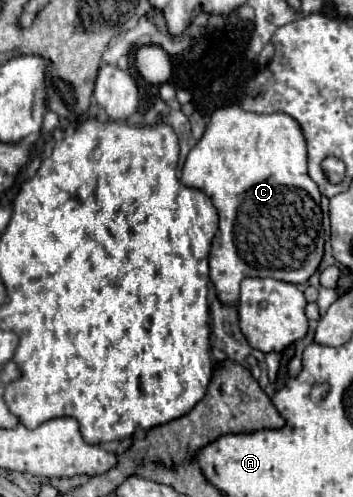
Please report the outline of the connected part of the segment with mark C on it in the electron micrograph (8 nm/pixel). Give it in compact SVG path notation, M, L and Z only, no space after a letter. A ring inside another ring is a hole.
M239 104L223 106L203 132L203 138L189 152L181 182L185 186L205 192L219 214L219 232L211 242L209 278L221 302L237 304L239 284L245 276L271 276L275 280L305 284L319 268L323 256L323 228L319 208L319 188L307 174L307 142L303 130L289 114L255 114L243 110Z

